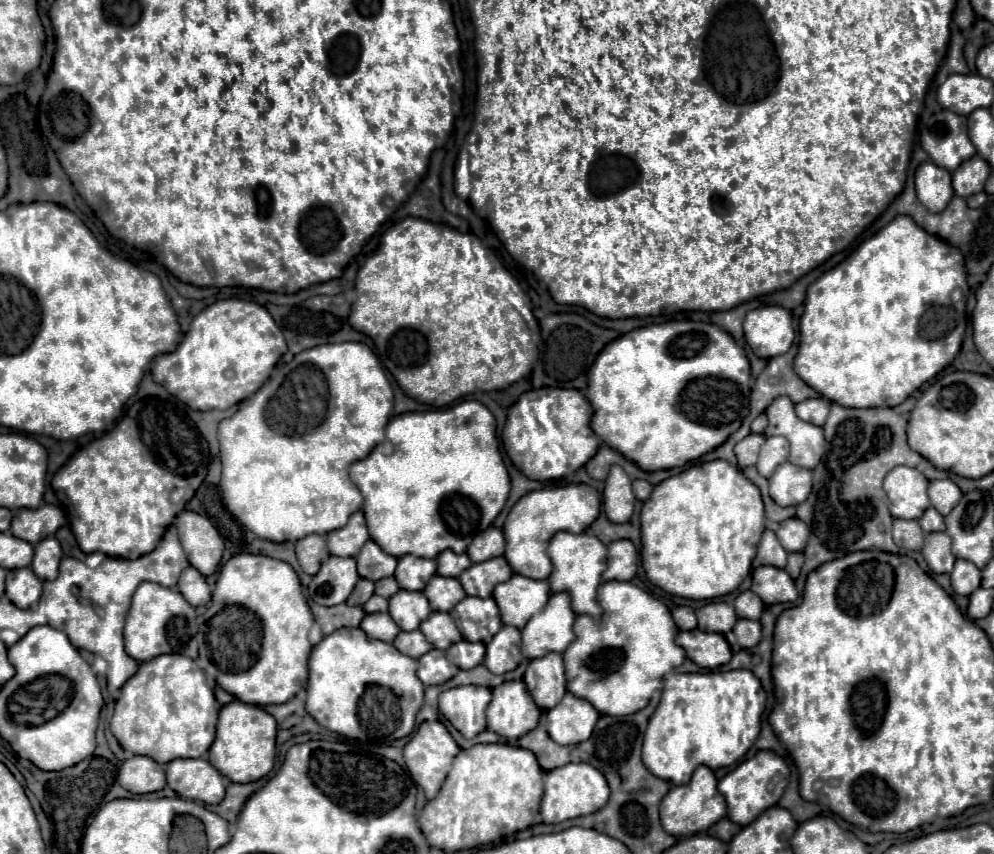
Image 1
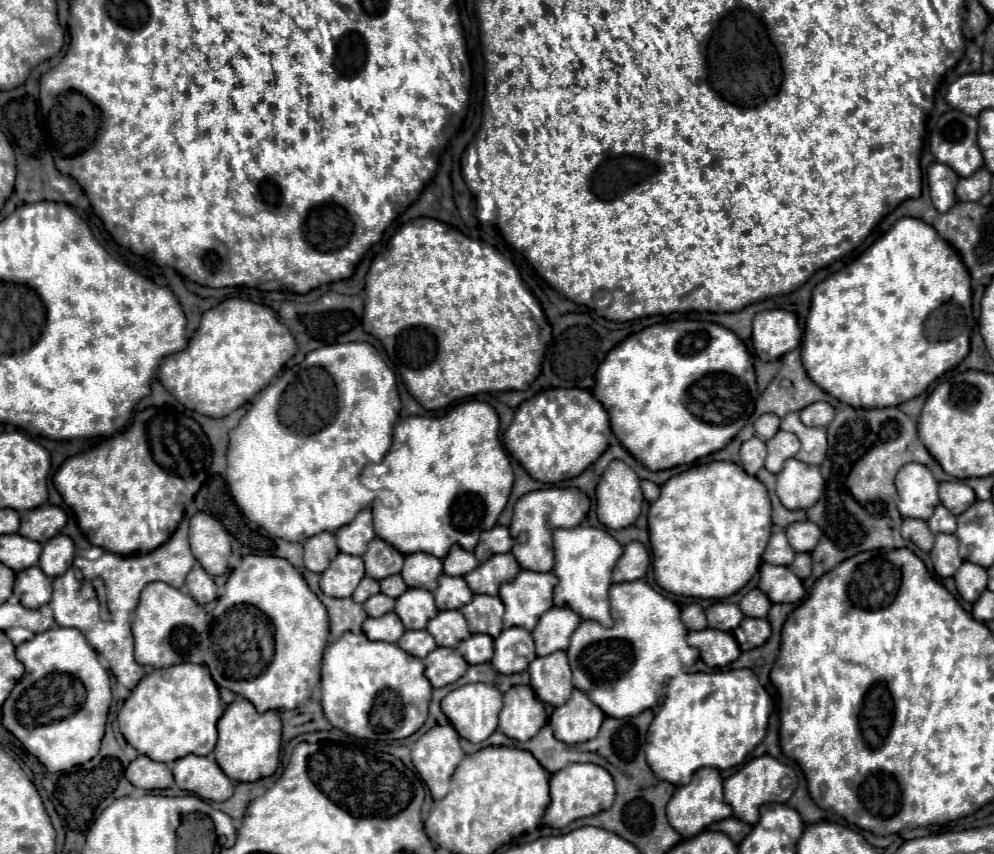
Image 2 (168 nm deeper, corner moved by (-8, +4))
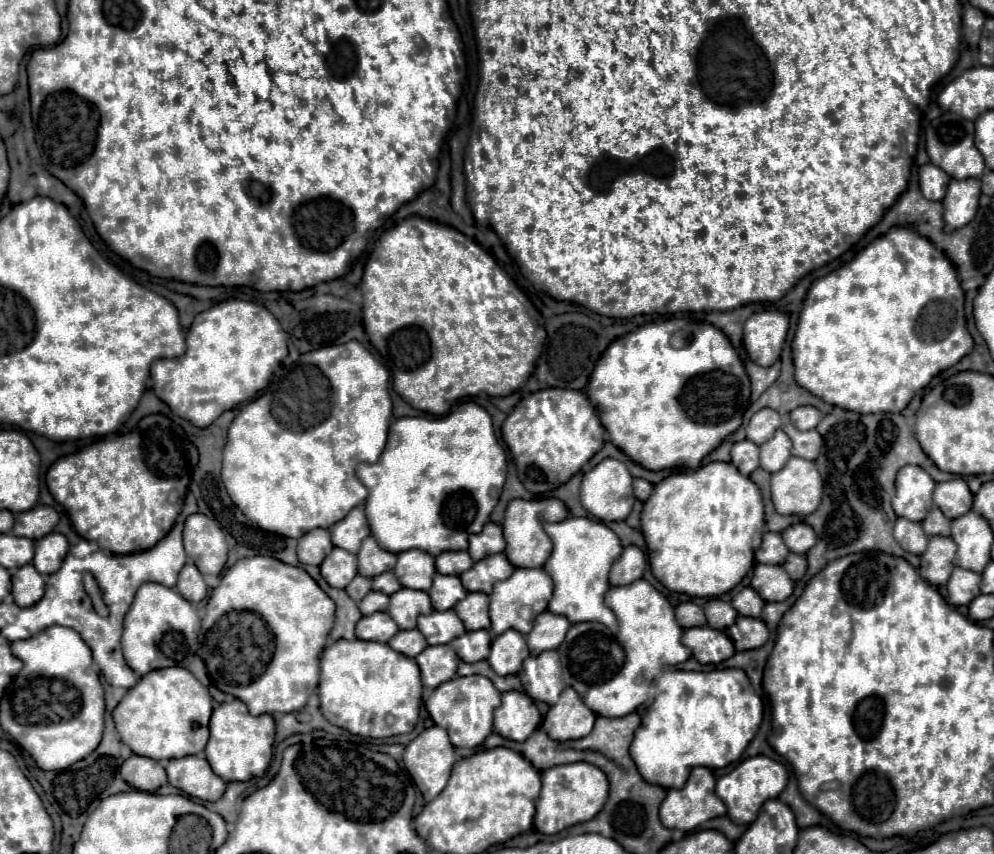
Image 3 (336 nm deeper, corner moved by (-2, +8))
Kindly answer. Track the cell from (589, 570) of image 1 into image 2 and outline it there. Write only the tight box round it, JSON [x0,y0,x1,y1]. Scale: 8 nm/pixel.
[554,525,622,627]

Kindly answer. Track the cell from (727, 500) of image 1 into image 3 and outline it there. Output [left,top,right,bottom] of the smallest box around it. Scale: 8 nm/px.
[642,463,764,597]

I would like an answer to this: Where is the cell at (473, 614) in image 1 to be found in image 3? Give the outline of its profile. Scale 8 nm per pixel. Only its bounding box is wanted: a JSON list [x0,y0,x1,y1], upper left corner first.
[454,593,490,631]

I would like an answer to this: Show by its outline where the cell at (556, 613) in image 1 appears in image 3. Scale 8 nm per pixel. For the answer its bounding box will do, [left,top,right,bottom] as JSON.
[526,611,570,657]

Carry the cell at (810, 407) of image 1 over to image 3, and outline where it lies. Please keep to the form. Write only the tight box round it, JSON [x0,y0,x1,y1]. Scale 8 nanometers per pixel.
[788,407,822,431]

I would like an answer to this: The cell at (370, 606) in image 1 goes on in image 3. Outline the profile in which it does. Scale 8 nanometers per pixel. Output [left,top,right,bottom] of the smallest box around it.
[358,591,388,615]

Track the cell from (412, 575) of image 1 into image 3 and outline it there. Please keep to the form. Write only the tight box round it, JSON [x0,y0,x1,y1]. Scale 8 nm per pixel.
[394,549,436,591]

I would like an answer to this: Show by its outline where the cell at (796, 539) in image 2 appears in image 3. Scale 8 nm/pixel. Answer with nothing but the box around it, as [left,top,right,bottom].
[782,523,816,555]

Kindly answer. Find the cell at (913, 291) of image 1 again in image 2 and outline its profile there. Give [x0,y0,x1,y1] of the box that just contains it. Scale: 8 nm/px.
[801,217,974,407]

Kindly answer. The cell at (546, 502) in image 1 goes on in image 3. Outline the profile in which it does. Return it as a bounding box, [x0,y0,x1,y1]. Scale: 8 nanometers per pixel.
[502,499,568,567]

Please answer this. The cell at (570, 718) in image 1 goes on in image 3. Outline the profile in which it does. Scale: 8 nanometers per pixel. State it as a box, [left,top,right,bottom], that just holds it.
[542,687,596,741]

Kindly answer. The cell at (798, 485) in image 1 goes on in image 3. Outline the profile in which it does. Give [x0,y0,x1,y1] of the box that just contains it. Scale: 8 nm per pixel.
[772,457,822,517]

